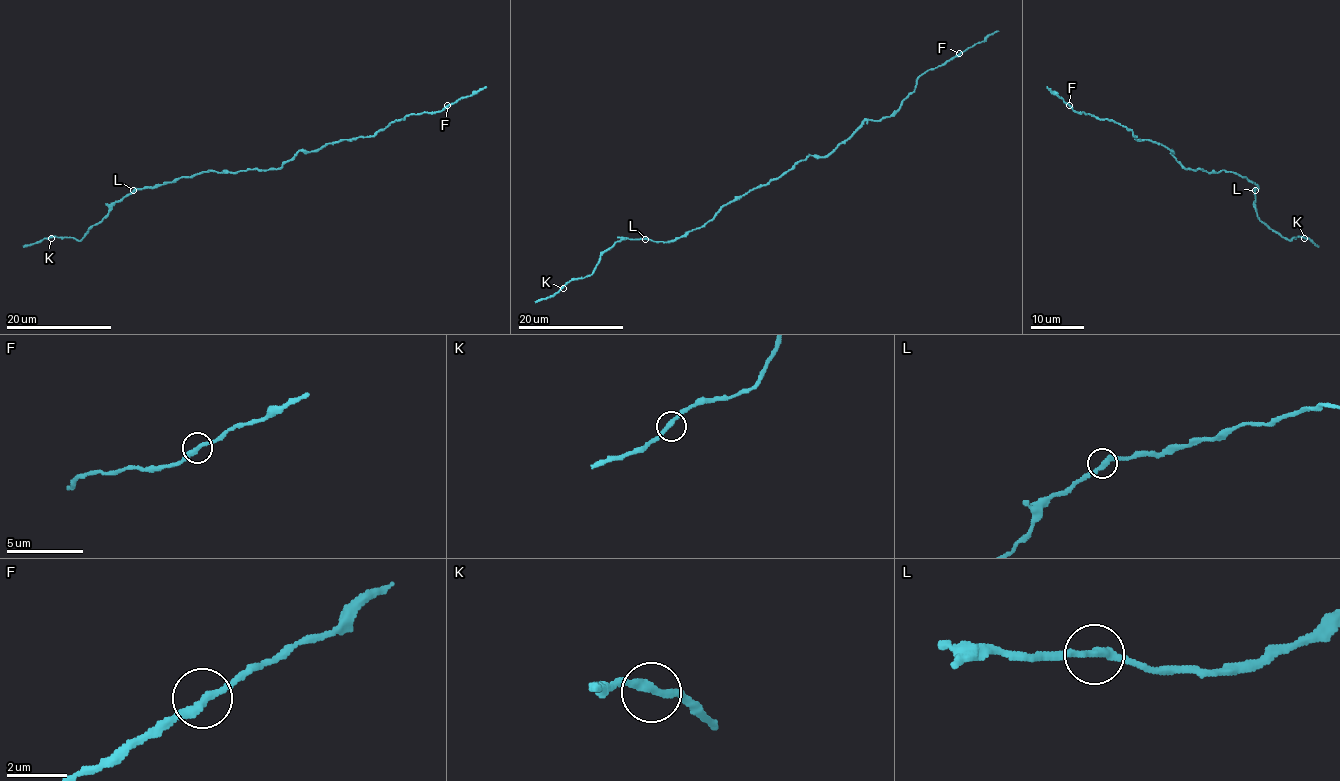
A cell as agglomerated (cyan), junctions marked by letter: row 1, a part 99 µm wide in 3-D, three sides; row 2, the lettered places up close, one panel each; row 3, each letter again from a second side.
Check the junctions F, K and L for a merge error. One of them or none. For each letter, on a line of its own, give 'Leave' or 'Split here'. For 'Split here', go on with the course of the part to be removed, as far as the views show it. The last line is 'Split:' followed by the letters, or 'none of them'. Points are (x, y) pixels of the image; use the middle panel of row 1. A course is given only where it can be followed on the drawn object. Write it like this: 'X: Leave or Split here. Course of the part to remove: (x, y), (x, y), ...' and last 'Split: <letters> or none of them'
F: Leave
K: Leave
L: Leave
Split: none of them

